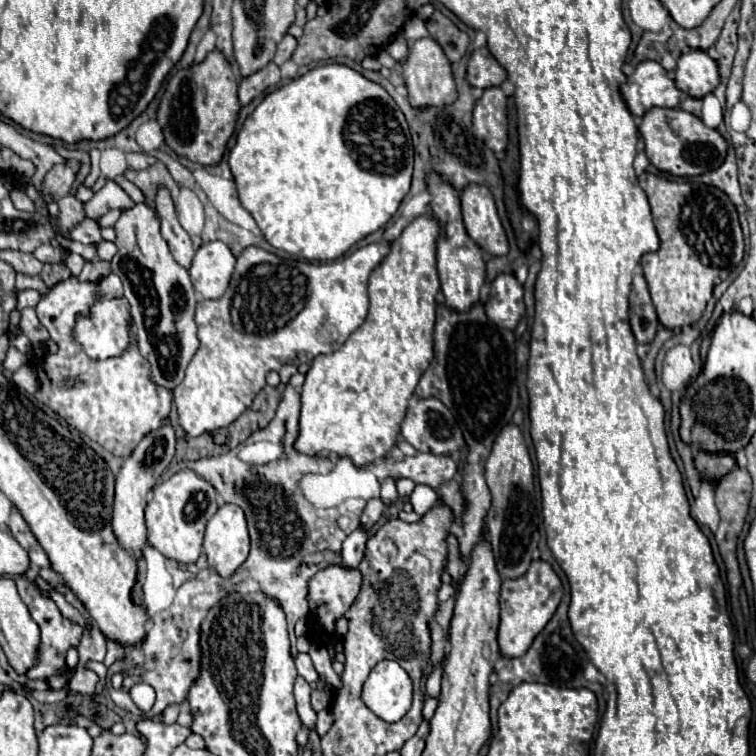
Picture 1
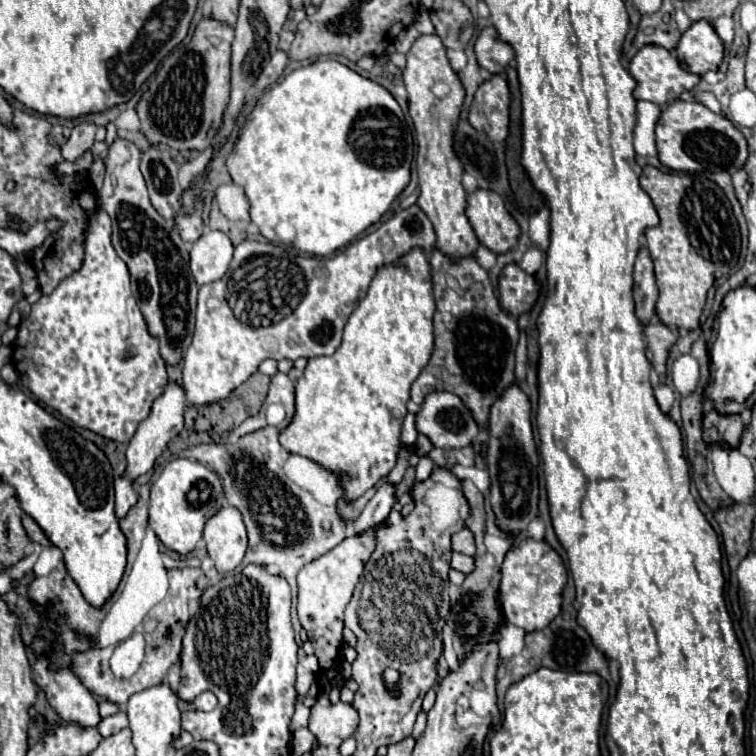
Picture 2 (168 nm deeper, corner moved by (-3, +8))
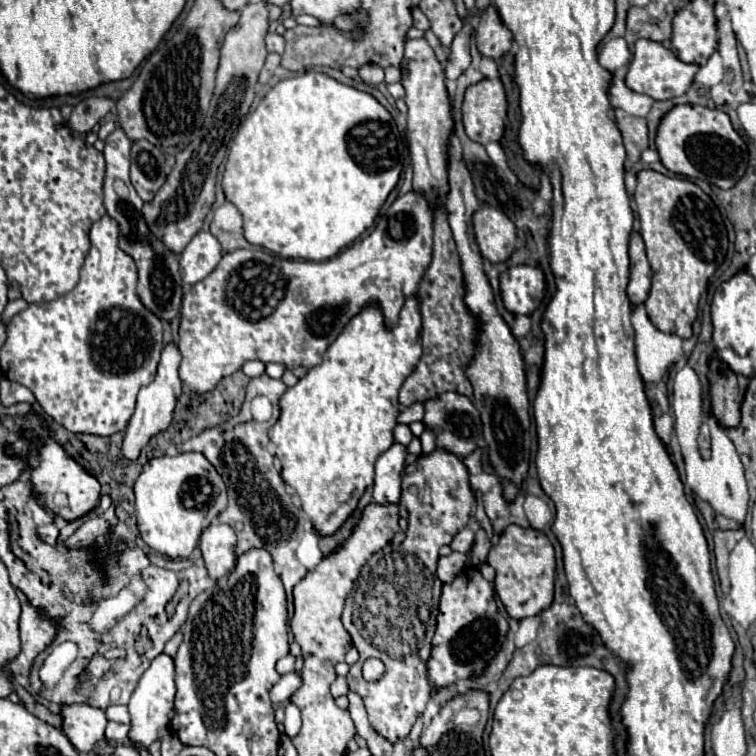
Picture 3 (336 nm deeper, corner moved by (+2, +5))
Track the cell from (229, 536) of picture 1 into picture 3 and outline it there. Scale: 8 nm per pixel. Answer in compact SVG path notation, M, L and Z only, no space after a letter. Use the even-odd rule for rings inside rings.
M213 522L199 540L199 548L203 552L203 560L207 566L207 572L213 580L223 578L227 572L235 568L235 542L237 536L231 526Z

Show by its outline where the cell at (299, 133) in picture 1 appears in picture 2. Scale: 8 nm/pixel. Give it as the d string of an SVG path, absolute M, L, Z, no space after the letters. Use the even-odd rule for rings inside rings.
M320 59L316 63L310 63L308 67L294 69L282 83L276 83L272 89L268 89L256 103L256 107L246 115L238 141L232 149L232 153L226 159L226 167L232 175L232 179L244 187L246 197L250 199L250 217L258 225L260 233L272 241L272 243L284 243L292 245L298 251L306 251L312 255L328 257L340 247L354 241L362 231L366 231L370 225L380 221L380 217L388 211L392 201L404 191L404 187L410 183L410 163L412 163L412 133L404 121L404 113L392 93L384 89L382 85L362 77L360 73L352 71L350 67L338 63L336 59Z

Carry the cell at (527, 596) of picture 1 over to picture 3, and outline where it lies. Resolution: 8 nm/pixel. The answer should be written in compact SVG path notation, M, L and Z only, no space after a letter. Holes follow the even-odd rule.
M517 524L507 526L499 540L491 546L487 564L495 568L495 590L507 608L509 616L523 620L545 610L553 602L553 584L555 584L555 554L553 546L541 530L521 528Z

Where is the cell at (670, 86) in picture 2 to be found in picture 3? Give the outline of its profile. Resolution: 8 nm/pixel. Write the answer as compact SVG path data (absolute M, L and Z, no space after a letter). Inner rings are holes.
M641 38L639 42L635 42L635 50L633 50L633 60L629 62L629 72L625 78L625 84L639 92L639 94L647 94L653 100L669 100L675 96L683 96L691 86L693 86L693 78L697 74L699 66L697 64L687 64L681 62L669 48L665 48L661 42L655 40L645 40Z

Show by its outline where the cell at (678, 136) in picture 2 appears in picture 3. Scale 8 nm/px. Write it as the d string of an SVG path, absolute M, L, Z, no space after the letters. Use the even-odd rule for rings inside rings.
M681 104L665 114L655 144L667 170L687 178L703 178L721 190L733 188L743 178L749 162L747 144L733 128L729 116L723 110L697 104Z

